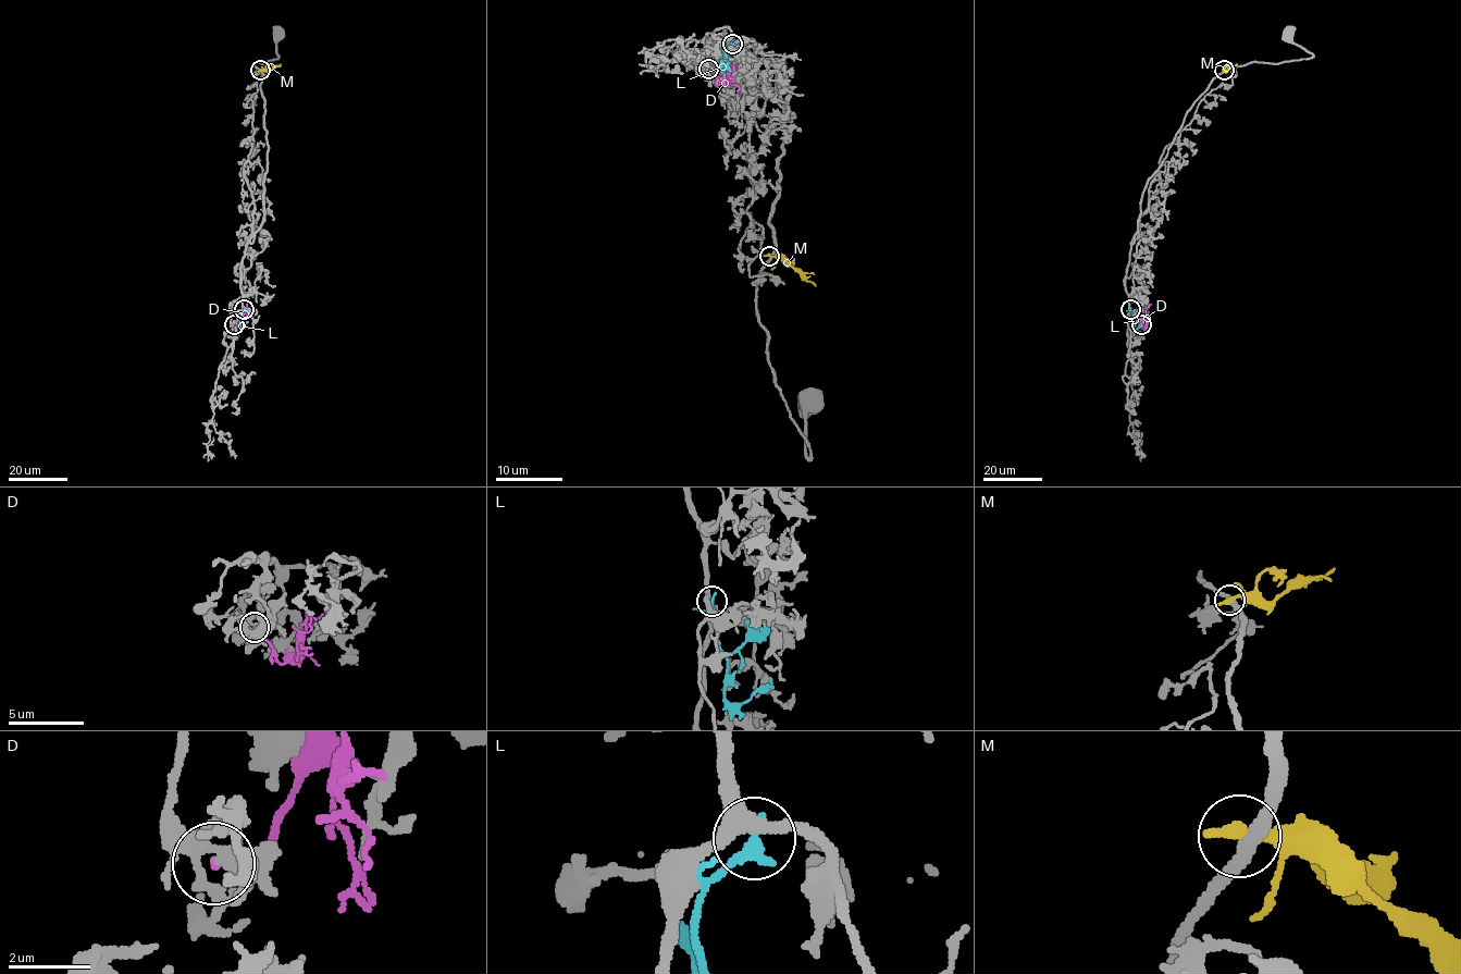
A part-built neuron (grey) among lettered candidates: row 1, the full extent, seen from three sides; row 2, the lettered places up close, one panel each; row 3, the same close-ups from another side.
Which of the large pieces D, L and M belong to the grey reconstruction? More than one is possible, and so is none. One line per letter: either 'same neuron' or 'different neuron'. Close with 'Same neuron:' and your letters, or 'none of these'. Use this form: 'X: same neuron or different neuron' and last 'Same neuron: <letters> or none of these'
D: different neuron
L: different neuron
M: different neuron
Same neuron: none of these

